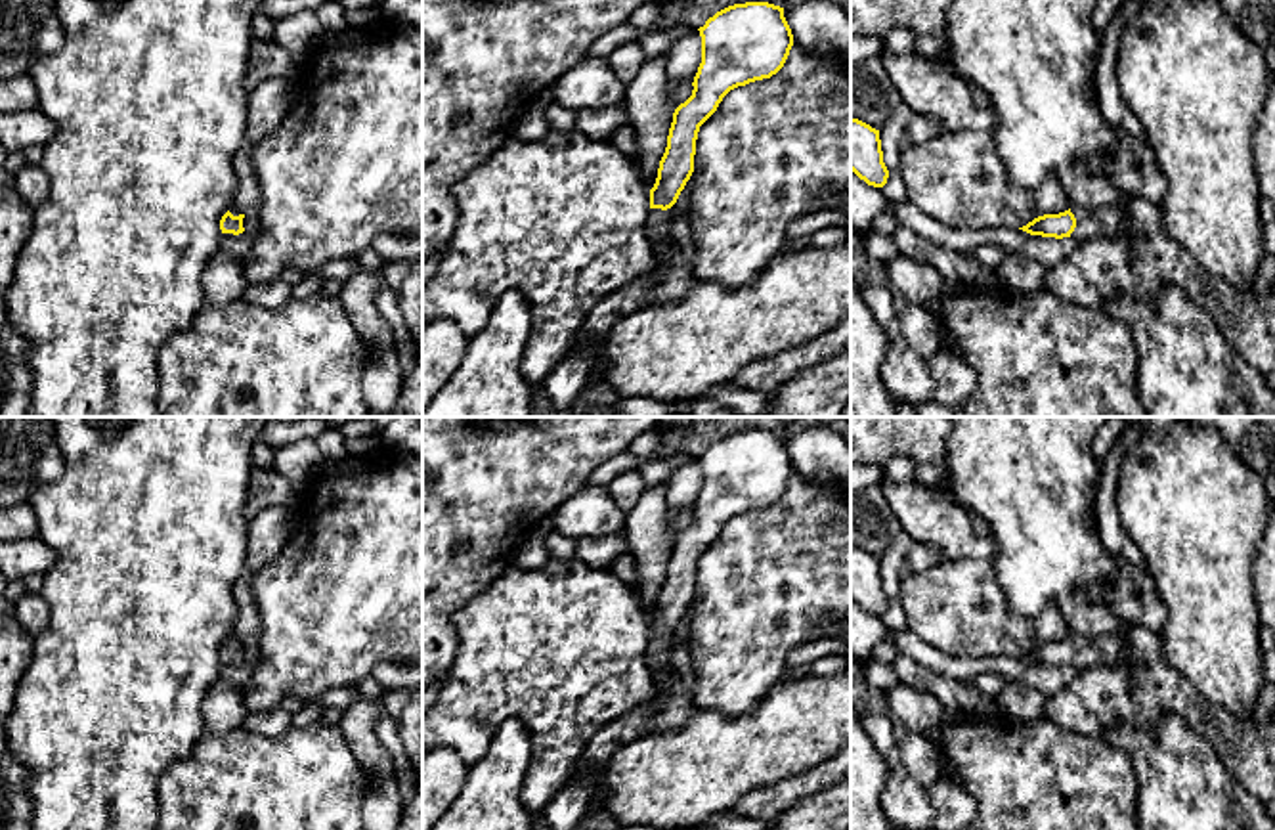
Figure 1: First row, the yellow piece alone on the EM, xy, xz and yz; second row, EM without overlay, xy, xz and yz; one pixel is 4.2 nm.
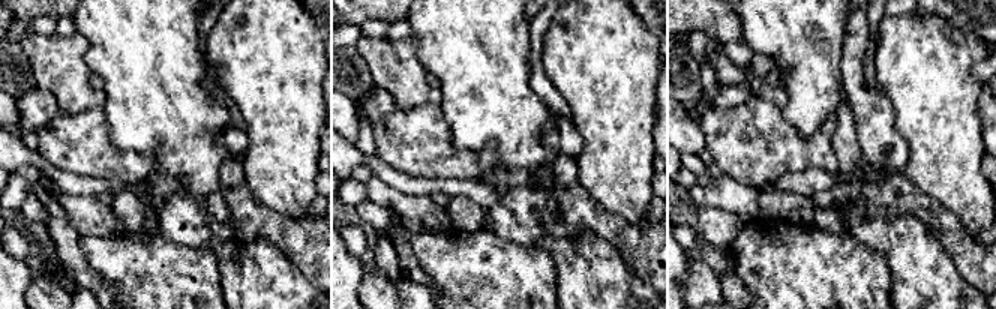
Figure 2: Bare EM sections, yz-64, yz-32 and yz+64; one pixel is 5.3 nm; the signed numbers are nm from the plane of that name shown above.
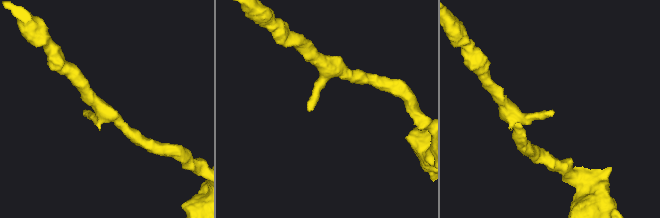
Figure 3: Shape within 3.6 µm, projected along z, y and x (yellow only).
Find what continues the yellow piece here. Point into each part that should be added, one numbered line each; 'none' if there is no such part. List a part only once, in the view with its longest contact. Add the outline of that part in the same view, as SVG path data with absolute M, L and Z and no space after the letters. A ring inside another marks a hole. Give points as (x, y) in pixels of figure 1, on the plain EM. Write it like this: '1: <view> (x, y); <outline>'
1: yz (1136, 645); M1130 627L1120 635L1099 635L1093 639L1070 637L1070 641L1076 646L1070 666L1076 669L1151 662L1162 656L1160 635L1145 627Z

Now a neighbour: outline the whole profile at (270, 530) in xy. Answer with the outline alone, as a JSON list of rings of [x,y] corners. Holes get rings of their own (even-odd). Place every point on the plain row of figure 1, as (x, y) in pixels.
[[[294,503],[266,507],[249,522],[247,562],[233,587],[237,606],[233,637],[245,643],[243,656],[252,666],[258,664],[260,618],[250,591],[250,578],[258,568],[273,562],[281,555],[296,526],[298,511]]]

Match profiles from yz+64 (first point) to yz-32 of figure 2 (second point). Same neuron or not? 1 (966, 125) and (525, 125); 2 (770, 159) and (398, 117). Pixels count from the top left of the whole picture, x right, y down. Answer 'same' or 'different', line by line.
1: different
2: same

